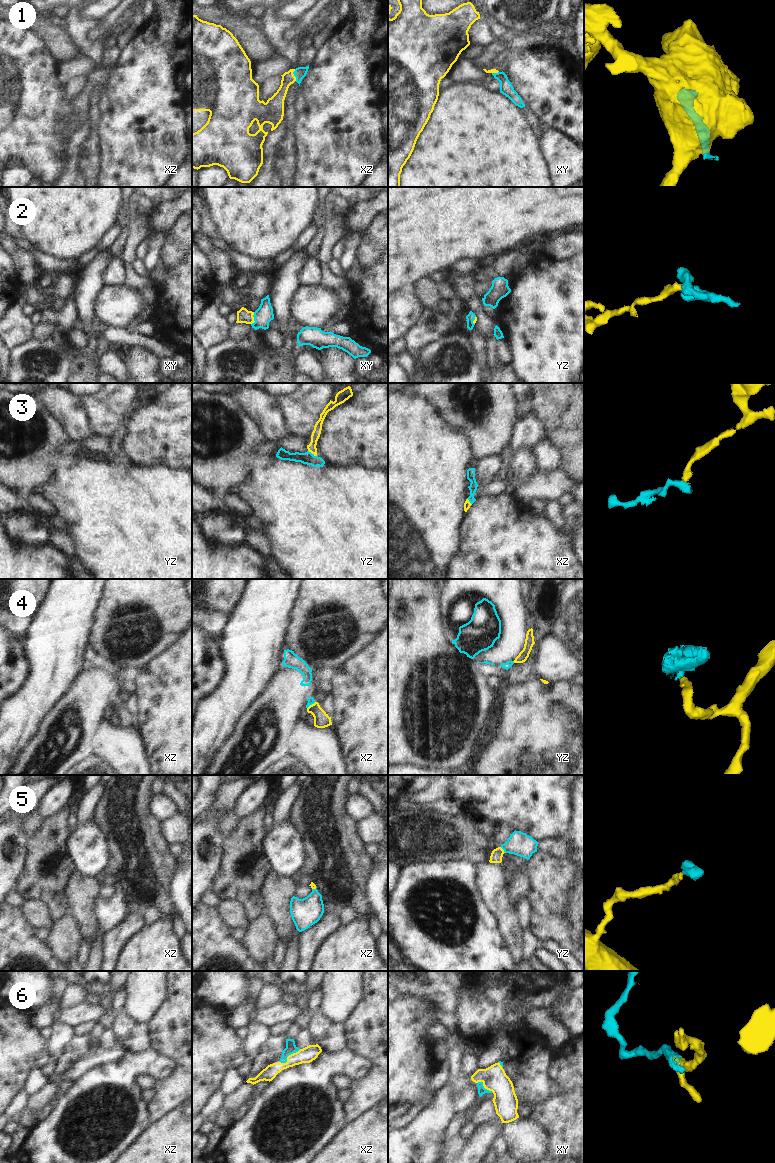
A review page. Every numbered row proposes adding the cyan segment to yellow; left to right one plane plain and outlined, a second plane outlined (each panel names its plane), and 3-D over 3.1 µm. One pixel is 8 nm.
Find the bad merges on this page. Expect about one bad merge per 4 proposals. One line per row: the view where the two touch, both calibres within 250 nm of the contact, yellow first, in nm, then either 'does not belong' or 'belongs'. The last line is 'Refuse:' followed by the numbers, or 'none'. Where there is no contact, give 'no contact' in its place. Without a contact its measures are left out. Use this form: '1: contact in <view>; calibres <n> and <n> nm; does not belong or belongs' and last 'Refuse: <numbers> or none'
1: contact in xz; calibres 110 and 90 nm; belongs
2: contact in xy; calibres 110 and 150 nm; belongs
3: contact in yz; calibres 70 and 100 nm; belongs
4: contact in xz; calibres 130 and 50 nm; does not belong
5: contact in yz; calibres 100 and 190 nm; belongs
6: contact in xz; calibres 130 and 90 nm; belongs
Refuse: 4

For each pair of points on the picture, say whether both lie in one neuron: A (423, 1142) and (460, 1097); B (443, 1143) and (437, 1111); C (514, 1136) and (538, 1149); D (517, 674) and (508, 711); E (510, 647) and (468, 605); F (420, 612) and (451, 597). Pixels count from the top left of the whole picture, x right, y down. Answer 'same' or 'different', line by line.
A: different
B: same
C: same
D: different
E: same
F: different

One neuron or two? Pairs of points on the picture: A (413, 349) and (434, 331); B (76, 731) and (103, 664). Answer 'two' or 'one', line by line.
A: one
B: one

